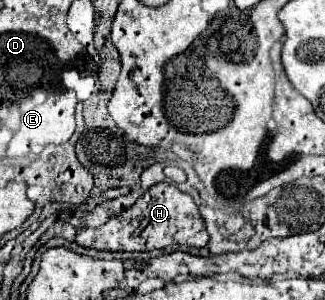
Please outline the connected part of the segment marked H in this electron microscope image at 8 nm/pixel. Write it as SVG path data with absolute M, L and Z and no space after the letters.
M157 183L149 187L133 207L117 217L111 217L103 227L77 229L73 241L99 251L151 251L169 247L173 243L187 247L205 247L209 241L209 233L191 195L179 191L175 185Z

